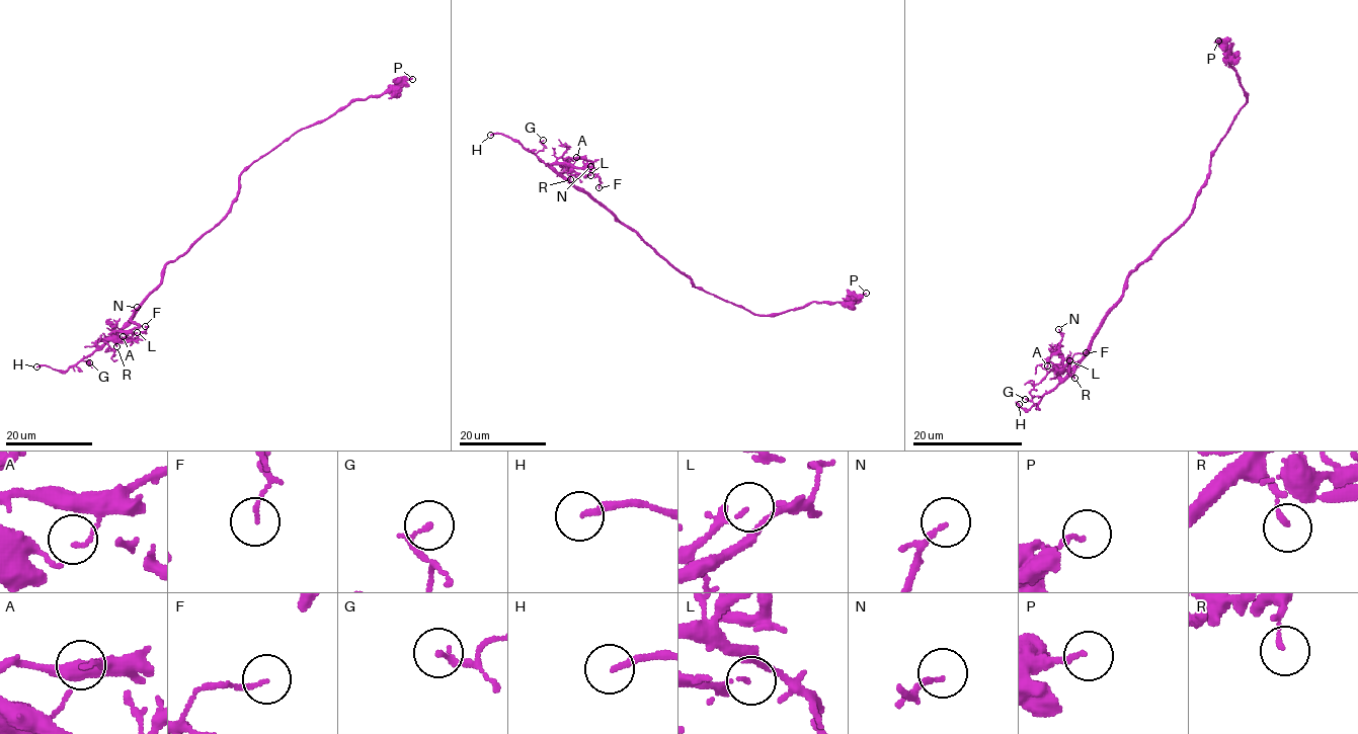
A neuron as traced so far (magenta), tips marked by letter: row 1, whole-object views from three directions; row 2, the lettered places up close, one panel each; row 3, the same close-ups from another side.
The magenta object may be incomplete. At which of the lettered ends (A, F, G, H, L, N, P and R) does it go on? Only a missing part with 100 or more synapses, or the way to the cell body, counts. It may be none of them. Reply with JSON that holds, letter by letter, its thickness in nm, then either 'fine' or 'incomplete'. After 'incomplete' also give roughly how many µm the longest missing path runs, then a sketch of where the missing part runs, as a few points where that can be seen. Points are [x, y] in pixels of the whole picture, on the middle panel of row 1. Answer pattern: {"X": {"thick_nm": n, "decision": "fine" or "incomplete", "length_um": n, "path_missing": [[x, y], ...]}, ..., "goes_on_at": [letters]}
{"A": {"thick_nm": 70, "decision": "fine"}, "F": {"thick_nm": 90, "decision": "fine"}, "G": {"thick_nm": 150, "decision": "fine"}, "H": {"thick_nm": 190, "decision": "incomplete", "length_um": 25}, "L": {"thick_nm": 90, "decision": "fine"}, "N": {"thick_nm": 140, "decision": "fine"}, "P": {"thick_nm": 150, "decision": "fine"}, "R": {"thick_nm": 130, "decision": "fine"}, "goes_on_at": ["H"]}

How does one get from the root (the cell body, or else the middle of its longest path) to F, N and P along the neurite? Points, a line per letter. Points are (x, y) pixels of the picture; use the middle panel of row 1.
F: (669, 263), (601, 202), (579, 191), (551, 166), (571, 164), (585, 167), (600, 177), (598, 187)
N: (669, 263), (601, 202), (551, 167), (567, 157), (583, 157), (591, 163), (585, 168), (590, 166)
P: (669, 263), (687, 275), (694, 287), (760, 316), (799, 309), (814, 302), (853, 302), (866, 293)

